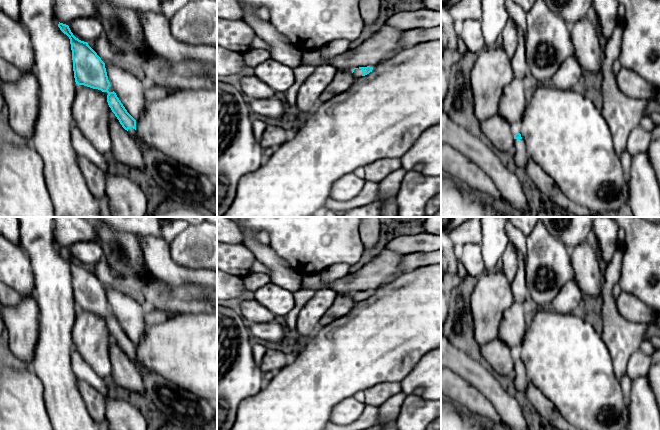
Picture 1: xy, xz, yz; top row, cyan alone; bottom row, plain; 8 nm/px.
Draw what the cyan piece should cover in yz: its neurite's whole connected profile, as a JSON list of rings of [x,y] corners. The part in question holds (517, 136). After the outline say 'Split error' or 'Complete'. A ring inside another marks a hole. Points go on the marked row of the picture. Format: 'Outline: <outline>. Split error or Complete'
Outline: [[[518,126],[513,128],[514,135],[514,150],[512,152],[515,165],[526,170],[527,161],[529,159],[528,151],[524,140],[521,137]]]. Split error

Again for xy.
Outline: [[[58,24],[70,39],[75,82],[107,92],[107,102],[122,127],[134,138],[142,152],[145,170],[161,188],[163,195],[176,205],[201,209],[203,202],[212,201],[216,187],[210,179],[179,161],[152,149],[136,138],[136,120],[127,112],[116,93],[109,92],[105,63],[87,42],[76,38],[68,25]]]. Split error

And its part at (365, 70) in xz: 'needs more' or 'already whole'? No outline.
needs more

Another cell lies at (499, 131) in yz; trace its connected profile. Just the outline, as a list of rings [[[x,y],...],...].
[[[496,114],[481,122],[481,130],[500,151],[513,152],[514,150],[514,126],[507,120]]]

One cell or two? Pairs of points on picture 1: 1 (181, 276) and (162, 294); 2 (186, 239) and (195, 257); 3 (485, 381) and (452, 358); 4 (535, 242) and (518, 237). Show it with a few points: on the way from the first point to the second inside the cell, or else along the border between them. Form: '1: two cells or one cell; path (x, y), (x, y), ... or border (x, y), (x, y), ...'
1: two cells; border (152, 273), (174, 284), (197, 284)
2: one cell; path (190, 243), (195, 249), (195, 253)
3: one cell; path (477, 375), (460, 363)
4: two cells; border (527, 237), (525, 260)

